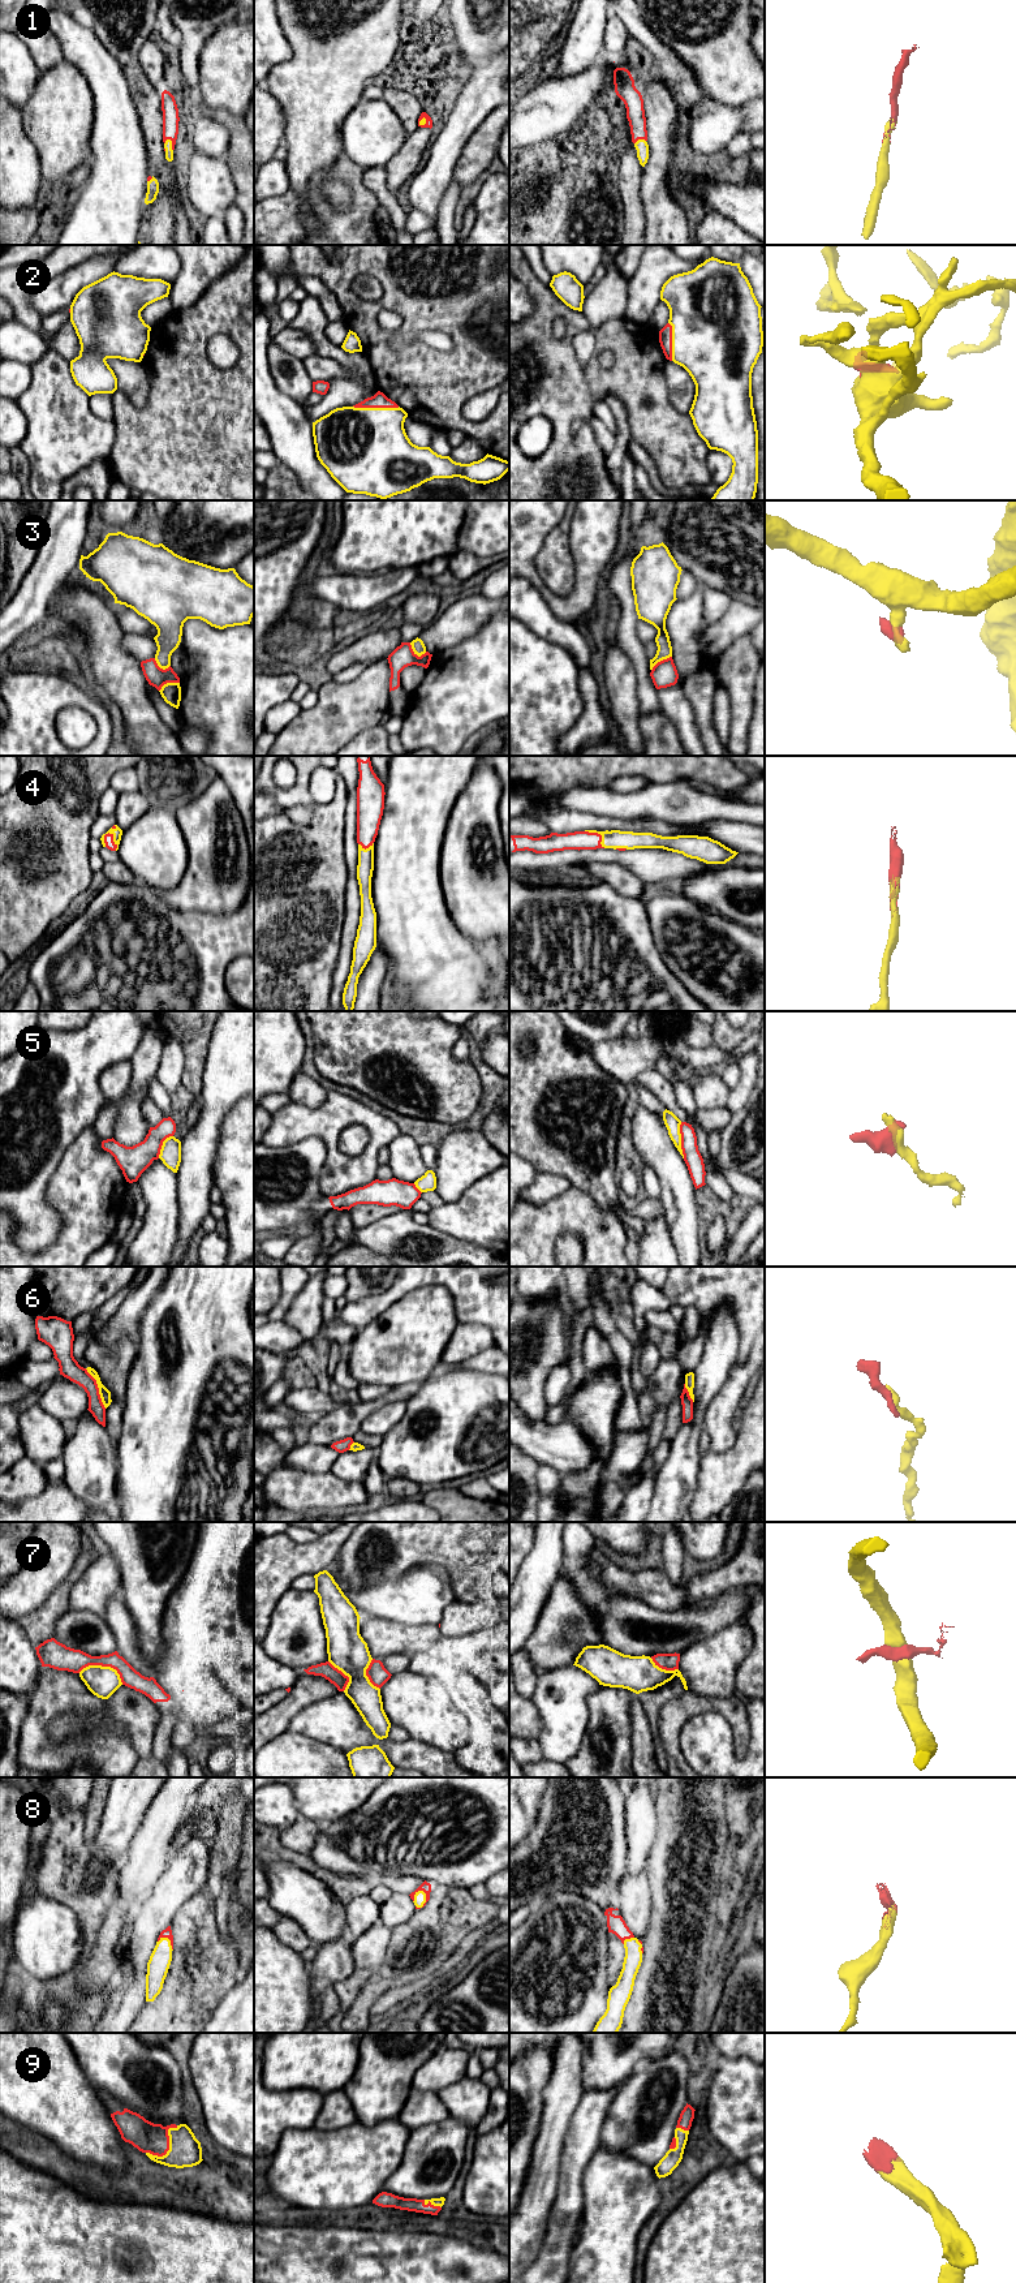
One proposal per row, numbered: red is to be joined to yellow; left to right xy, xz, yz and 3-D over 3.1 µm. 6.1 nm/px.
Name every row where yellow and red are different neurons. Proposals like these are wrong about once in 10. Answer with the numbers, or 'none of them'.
3, 5, 6, 7

